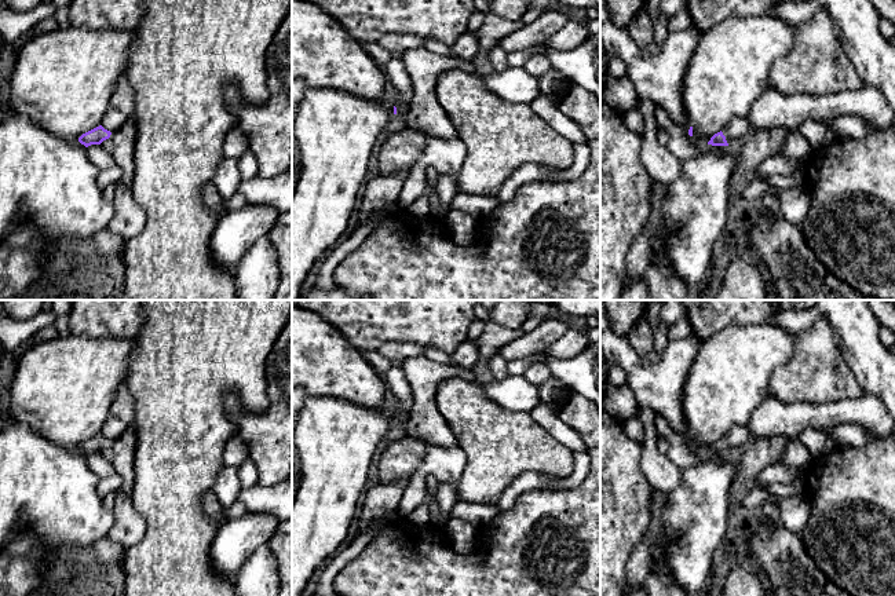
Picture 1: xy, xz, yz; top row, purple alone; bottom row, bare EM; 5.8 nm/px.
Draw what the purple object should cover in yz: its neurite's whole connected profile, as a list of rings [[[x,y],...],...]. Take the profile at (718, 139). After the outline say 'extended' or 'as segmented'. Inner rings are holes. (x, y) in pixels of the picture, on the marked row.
[[[744,117],[733,118],[720,132],[715,134],[708,145],[738,146],[742,139],[752,132],[750,124]]]; extended

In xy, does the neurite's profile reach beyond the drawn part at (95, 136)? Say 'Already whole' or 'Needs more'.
Already whole

